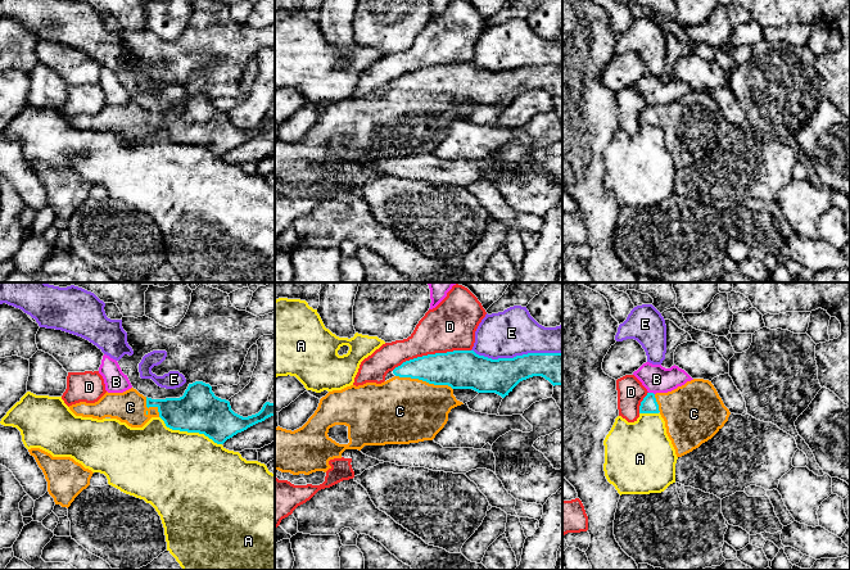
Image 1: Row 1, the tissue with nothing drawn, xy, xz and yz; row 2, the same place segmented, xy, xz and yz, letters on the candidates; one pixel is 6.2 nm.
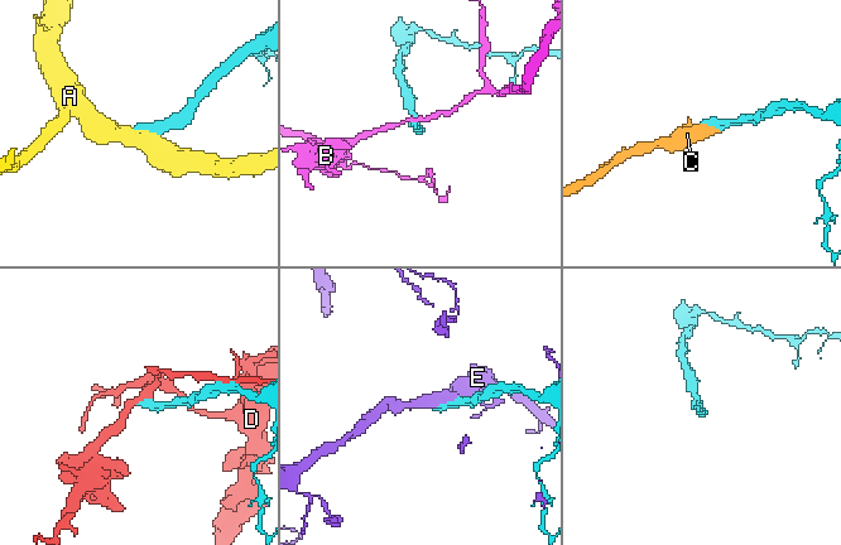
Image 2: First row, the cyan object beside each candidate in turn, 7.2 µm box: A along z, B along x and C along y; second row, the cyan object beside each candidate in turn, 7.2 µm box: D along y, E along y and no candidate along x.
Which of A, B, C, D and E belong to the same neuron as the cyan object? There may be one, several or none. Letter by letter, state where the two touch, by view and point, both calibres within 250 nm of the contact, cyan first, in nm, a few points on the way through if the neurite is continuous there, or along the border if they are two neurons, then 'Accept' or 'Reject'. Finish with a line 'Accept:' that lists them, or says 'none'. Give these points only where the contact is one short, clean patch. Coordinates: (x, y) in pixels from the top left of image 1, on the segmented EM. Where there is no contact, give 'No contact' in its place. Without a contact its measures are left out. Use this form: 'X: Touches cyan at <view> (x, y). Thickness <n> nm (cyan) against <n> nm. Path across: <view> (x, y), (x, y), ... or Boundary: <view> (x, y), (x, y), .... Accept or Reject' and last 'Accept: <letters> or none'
A: Touches cyan at xy (189, 431). Thickness 280 nm (cyan) against 500 nm. Reject
B: Touches cyan at yz (651, 393). Thickness 100 nm (cyan) against 180 nm. Reject
C: Touches cyan at xz (424, 380). Thickness 240 nm (cyan) against 420 nm. Accept
D: Touches cyan at xz (430, 354). Thickness 240 nm (cyan) against 300 nm. Reject
E: Touches cyan at xz (516, 356). Thickness 220 nm (cyan) against 300 nm. Reject
Accept: C

